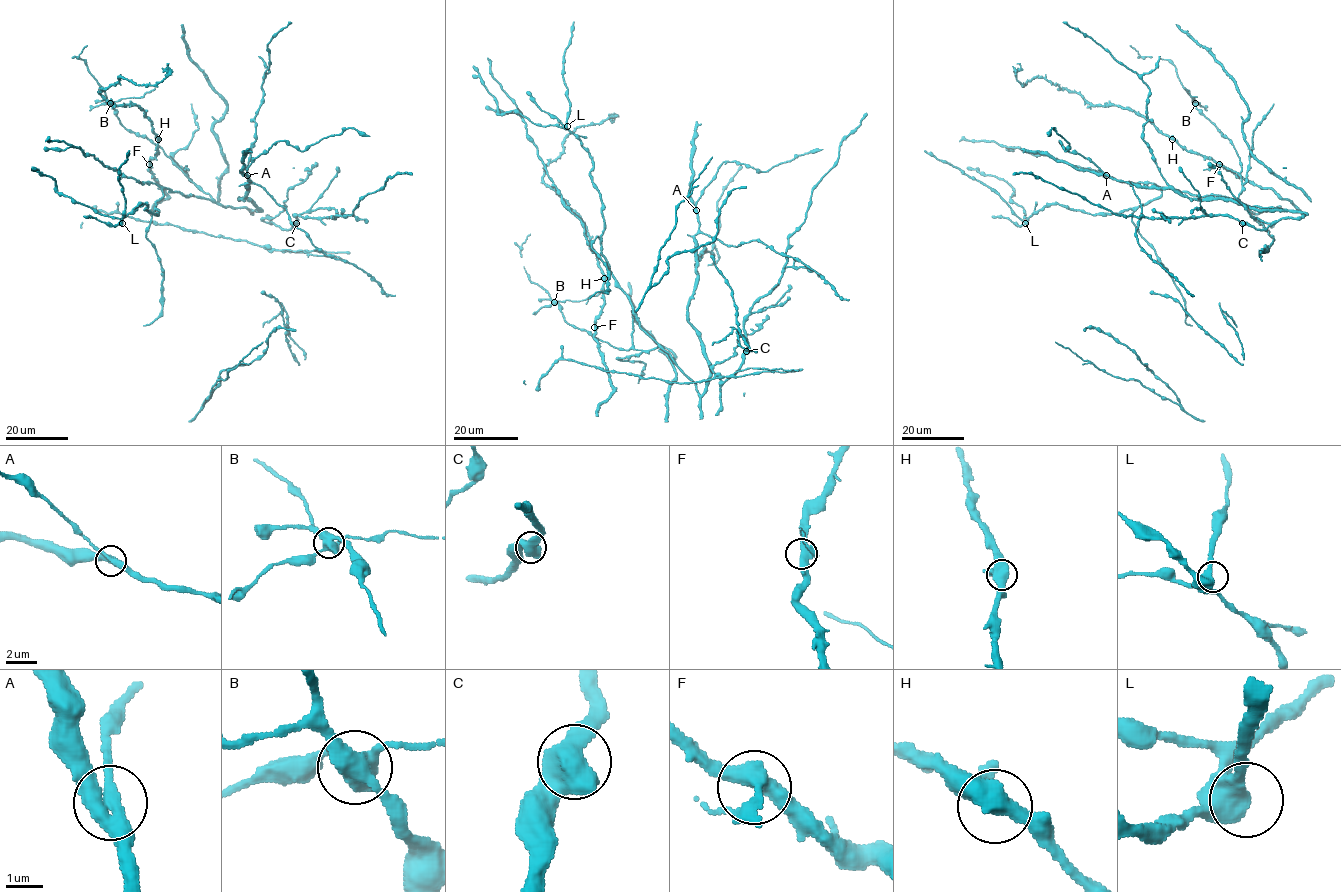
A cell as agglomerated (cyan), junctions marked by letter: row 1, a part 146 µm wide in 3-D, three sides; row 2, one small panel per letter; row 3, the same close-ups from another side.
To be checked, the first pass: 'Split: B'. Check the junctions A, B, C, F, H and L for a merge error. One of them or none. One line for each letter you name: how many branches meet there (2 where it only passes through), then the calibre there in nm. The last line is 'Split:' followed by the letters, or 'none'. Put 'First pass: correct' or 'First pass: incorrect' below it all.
B: 4 | 500 nm
Split: B
First pass: correct

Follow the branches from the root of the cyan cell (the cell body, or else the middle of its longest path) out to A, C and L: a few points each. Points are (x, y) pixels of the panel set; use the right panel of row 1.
A: (1196, 198), (1179, 195), (1170, 188), (1137, 188), (1107, 175)
C: (1196, 198), (1223, 199), (1245, 204), (1259, 212), (1258, 218), (1272, 224), (1256, 229), (1242, 223)
L: (1196, 198), (1285, 210), (1164, 188), (1160, 196), (1118, 213), (1090, 214), (1047, 204), (1025, 223)

